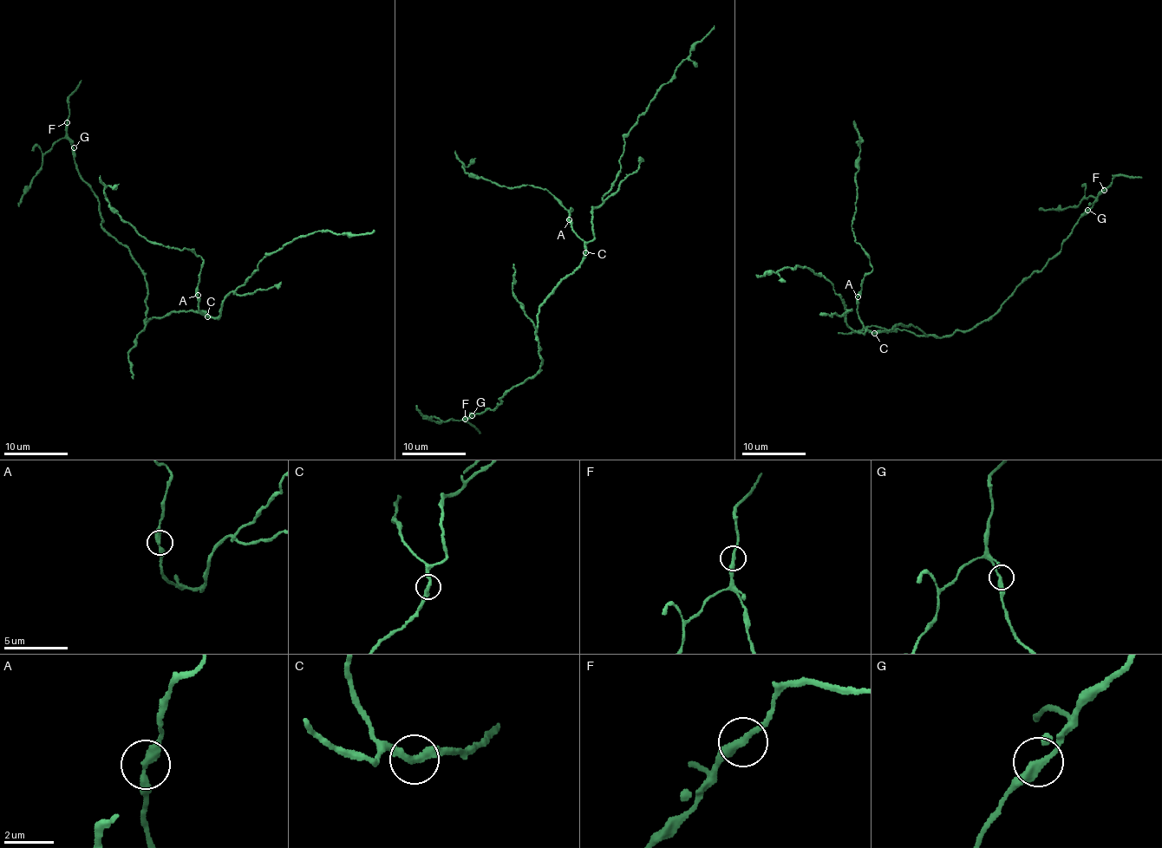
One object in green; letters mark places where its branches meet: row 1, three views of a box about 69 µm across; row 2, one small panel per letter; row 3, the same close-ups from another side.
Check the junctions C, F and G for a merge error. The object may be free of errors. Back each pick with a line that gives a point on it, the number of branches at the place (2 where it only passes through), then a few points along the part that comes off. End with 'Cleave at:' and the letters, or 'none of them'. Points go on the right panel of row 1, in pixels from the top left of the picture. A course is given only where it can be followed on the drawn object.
Cleave at: none of them

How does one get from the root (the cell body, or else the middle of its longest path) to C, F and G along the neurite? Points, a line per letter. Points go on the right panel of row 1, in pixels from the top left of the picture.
C: (904, 326), (897, 323), (893, 329), (874, 333)
F: (904, 326), (927, 335), (947, 336), (990, 320), (1033, 271), (1055, 257), (1075, 223), (1104, 190)
G: (904, 326), (911, 325), (927, 335), (947, 336), (990, 320), (1033, 271), (1041, 270), (1055, 257), (1087, 210)

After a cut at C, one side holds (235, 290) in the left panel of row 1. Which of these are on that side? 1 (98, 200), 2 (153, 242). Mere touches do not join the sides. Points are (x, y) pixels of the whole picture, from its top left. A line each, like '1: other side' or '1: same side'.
1: other side
2: same side

